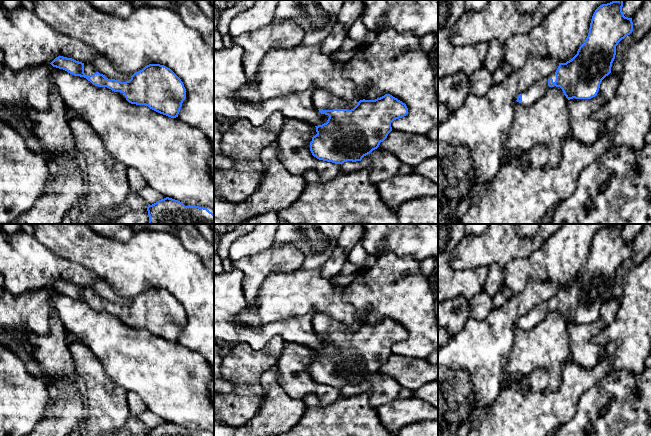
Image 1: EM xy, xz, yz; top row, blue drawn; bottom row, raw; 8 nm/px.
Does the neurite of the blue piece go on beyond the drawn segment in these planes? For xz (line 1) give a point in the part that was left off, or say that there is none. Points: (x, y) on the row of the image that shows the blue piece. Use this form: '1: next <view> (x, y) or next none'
1: next xz (322, 99)

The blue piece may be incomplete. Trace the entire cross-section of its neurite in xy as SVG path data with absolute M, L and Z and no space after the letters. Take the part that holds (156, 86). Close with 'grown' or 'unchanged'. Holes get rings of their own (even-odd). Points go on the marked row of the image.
M58 56L50 64L74 76L84 77L95 86L107 87L131 104L148 106L171 118L178 117L186 98L183 82L164 65L149 64L134 73L129 81L121 82L100 74L92 64L72 58Z; grown

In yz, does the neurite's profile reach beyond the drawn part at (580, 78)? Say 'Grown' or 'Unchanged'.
Grown

